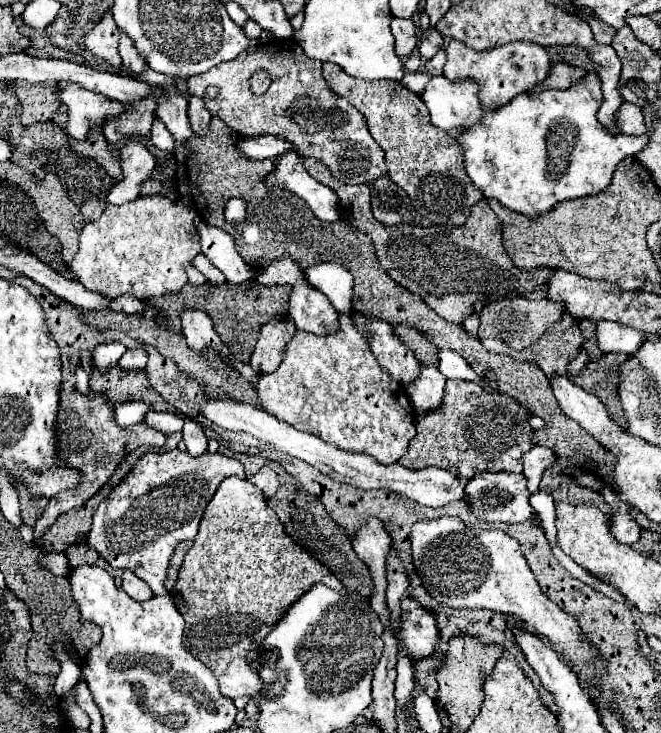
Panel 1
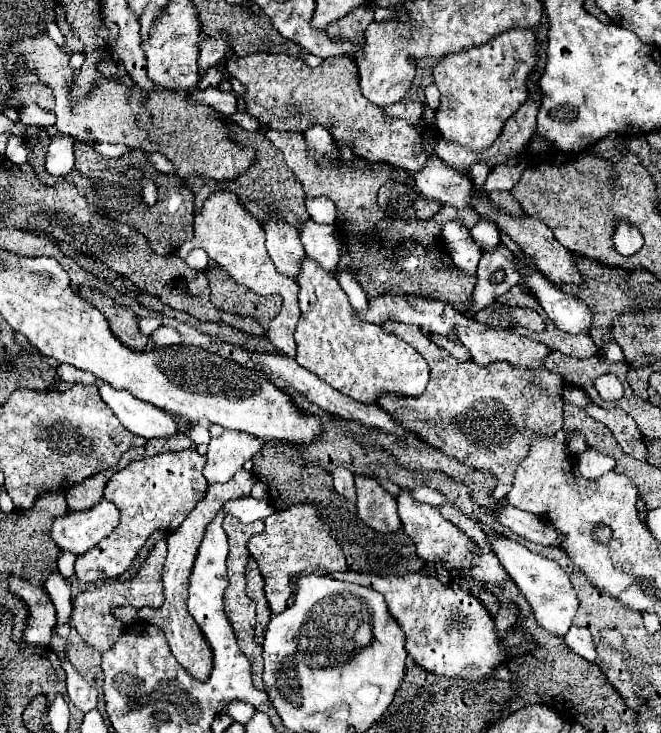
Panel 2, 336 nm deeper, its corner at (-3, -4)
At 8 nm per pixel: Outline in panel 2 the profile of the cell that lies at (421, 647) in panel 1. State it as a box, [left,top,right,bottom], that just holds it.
[331,571,504,682]

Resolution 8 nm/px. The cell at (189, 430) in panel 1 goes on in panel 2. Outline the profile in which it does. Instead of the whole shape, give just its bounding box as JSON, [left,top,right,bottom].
[204,430,262,484]

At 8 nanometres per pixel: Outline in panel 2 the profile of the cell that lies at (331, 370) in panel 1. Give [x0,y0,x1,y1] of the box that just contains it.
[294,258,430,404]

